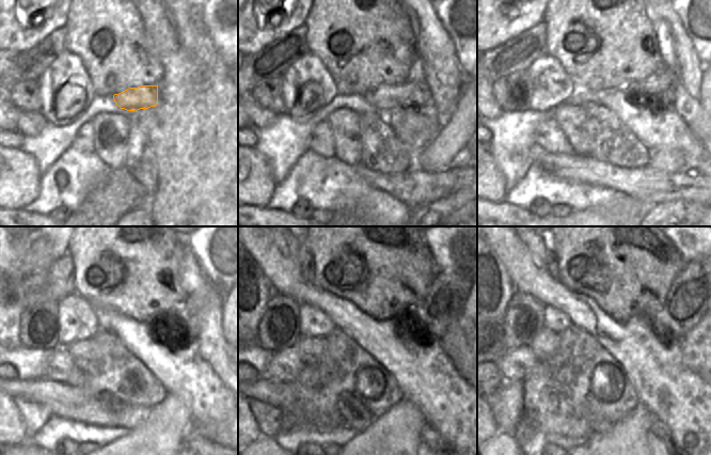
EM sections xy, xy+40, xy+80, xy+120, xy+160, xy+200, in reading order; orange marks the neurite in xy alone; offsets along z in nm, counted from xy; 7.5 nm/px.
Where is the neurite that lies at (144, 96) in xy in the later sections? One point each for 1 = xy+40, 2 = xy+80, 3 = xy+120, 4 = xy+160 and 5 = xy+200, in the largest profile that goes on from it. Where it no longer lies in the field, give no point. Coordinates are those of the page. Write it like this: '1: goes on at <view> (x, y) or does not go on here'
1: goes on at xy+40 (413, 92)
2: goes on at xy+80 (659, 87)
3: goes on at xy+120 (189, 315)
4: goes on at xy+160 (442, 307)
5: goes on at xy+200 (685, 303)

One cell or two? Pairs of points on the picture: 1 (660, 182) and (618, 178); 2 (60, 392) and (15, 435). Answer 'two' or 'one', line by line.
1: one
2: two

